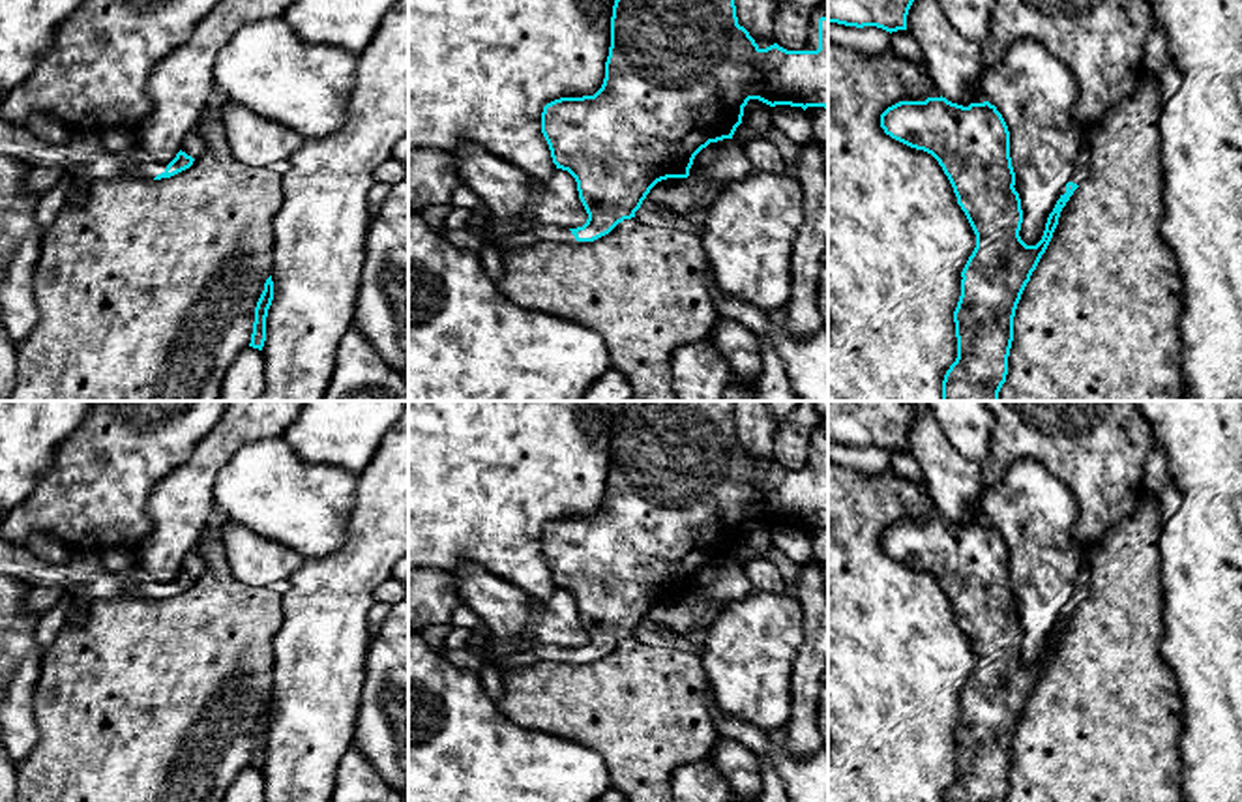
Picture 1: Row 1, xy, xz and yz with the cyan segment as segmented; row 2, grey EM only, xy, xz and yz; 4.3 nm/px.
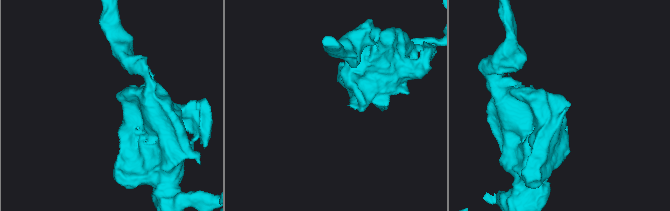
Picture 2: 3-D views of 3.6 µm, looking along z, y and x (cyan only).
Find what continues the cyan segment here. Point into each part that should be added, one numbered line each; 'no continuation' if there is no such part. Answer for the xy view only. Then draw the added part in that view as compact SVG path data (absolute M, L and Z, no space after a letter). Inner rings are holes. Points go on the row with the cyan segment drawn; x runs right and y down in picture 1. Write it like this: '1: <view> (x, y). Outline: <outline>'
1: xy (85, 158). Outline: M0 118L0 154L26 161L32 169L60 167L75 180L111 180L120 176L154 180L169 163L129 161L103 146L99 133L75 131L67 142L51 144L26 126Z

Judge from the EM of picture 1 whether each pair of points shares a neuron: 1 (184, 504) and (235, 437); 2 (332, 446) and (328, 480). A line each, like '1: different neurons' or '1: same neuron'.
1: same neuron
2: different neurons

